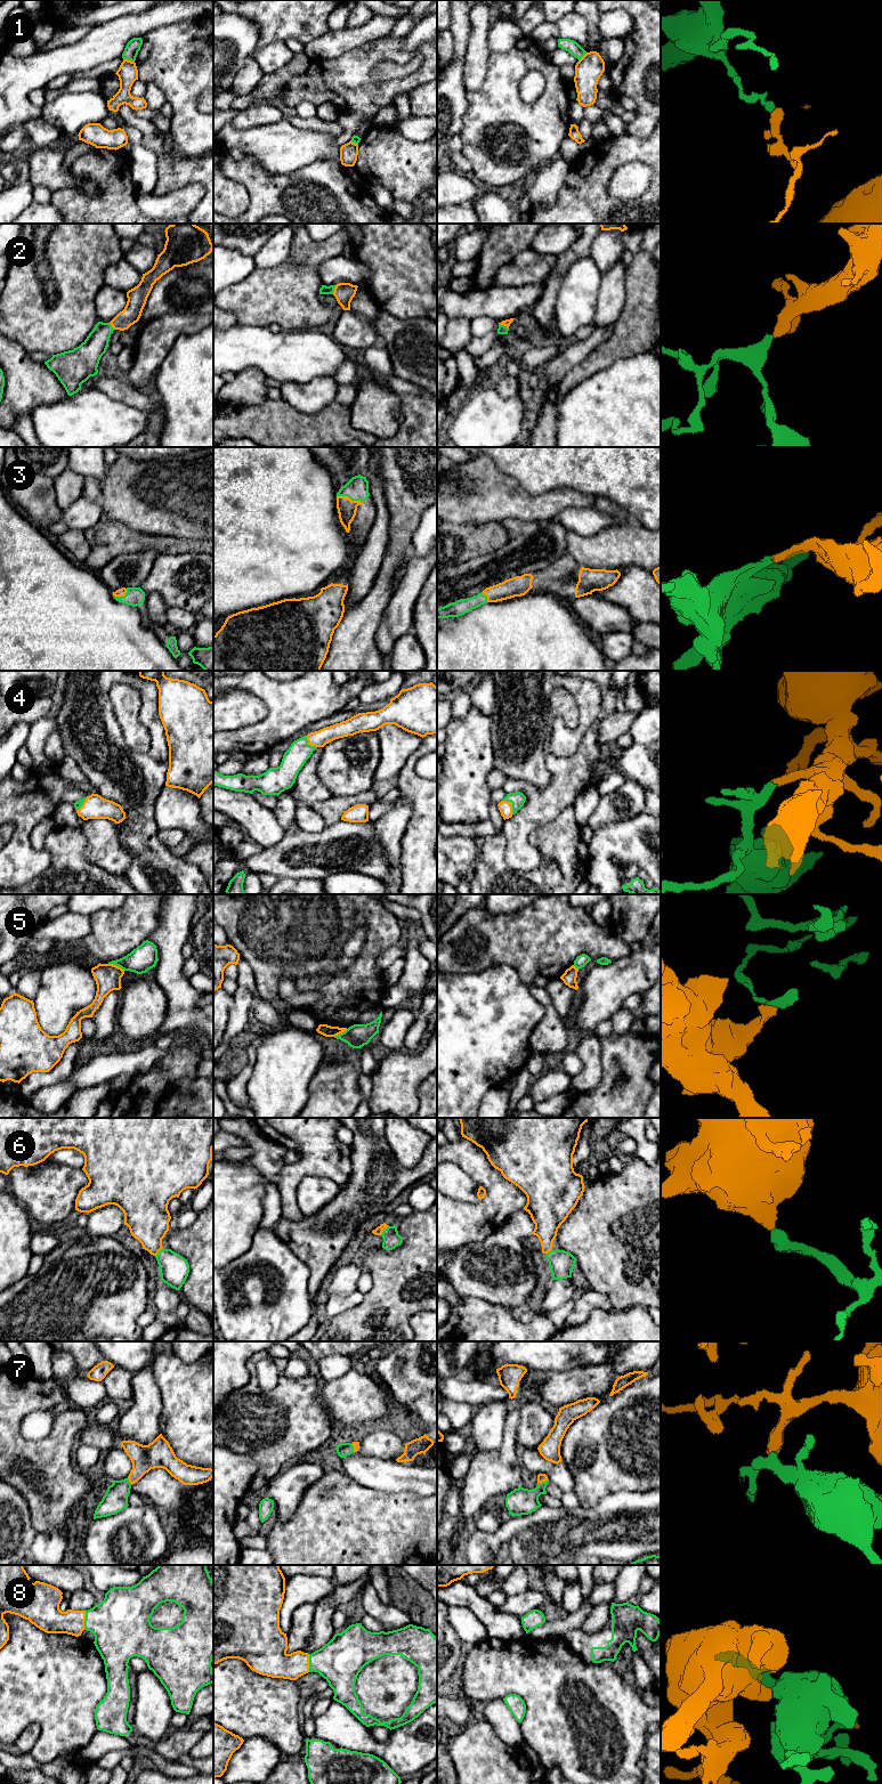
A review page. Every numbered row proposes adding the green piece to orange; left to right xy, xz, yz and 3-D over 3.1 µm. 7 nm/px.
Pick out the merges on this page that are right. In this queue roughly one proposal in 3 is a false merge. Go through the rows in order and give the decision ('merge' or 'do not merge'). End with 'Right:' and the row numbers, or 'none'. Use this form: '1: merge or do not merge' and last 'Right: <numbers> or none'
1: do not merge
2: merge
3: merge
4: merge
5: do not merge
6: merge
7: merge
8: merge
Right: 2, 3, 4, 6, 7, 8

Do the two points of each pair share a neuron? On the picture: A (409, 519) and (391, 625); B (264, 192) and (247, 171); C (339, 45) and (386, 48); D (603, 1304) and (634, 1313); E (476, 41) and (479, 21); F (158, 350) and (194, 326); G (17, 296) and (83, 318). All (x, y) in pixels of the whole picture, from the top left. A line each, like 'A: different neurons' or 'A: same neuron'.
A: different neurons
B: same neuron
C: different neurons
D: different neurons
E: same neuron
F: same neuron
G: same neuron

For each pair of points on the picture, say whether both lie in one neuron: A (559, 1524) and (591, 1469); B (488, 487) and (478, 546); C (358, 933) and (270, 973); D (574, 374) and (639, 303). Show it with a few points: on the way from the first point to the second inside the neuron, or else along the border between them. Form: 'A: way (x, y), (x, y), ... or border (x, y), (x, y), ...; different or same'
A: border (606, 1495), (591, 1507), (581, 1506); different
B: border (501, 521), (455, 524); different
C: border (358, 913), (336, 962); different
D: way (595, 362), (634, 324); same

